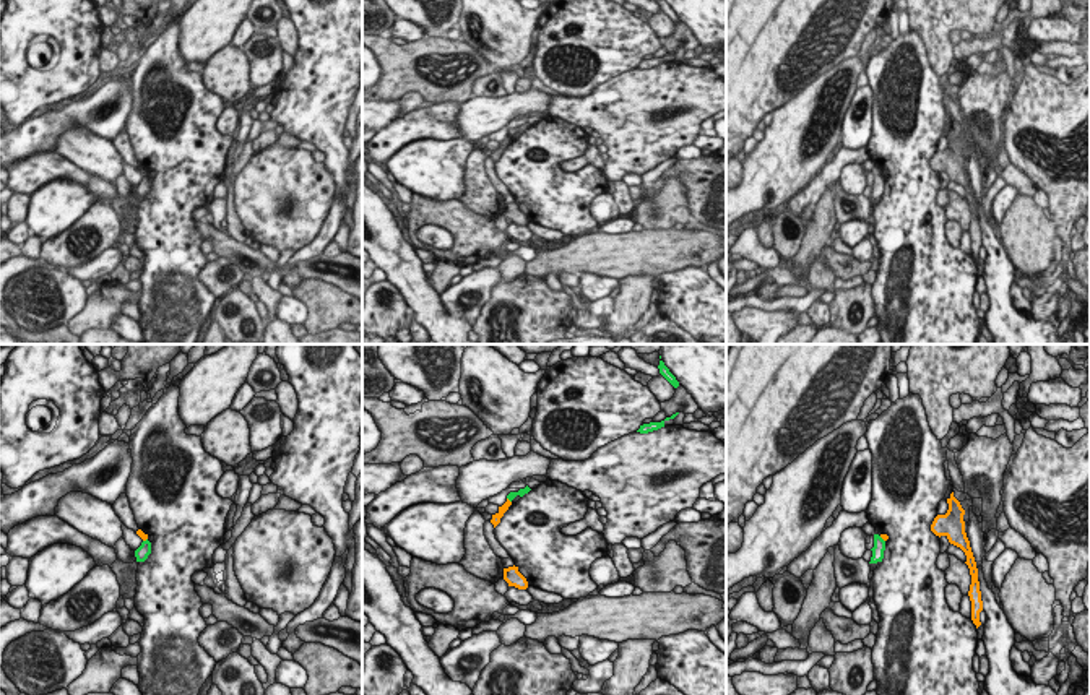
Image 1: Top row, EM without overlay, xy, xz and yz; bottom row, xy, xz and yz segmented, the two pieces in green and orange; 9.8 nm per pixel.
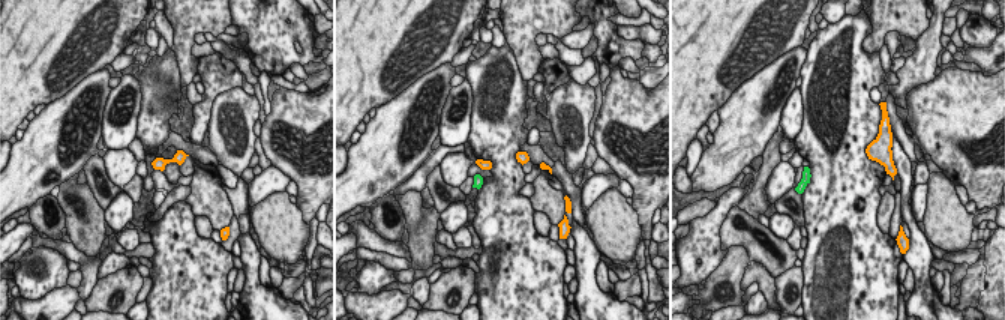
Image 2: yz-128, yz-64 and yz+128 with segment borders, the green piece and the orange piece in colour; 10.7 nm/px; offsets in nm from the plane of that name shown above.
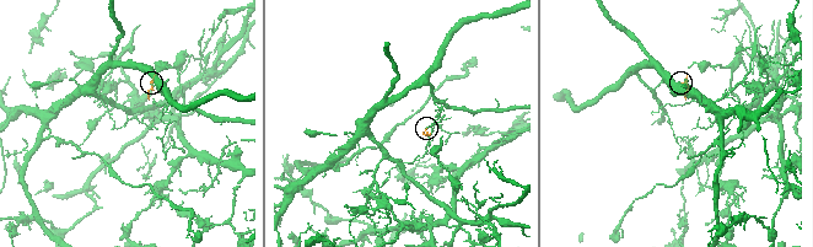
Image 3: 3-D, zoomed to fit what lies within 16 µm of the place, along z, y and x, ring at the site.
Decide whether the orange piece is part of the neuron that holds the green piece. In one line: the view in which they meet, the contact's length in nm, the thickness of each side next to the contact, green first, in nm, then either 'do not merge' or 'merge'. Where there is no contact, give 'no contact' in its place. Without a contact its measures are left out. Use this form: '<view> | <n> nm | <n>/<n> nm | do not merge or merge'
yz | 80 nm | 130/60 nm | do not merge

